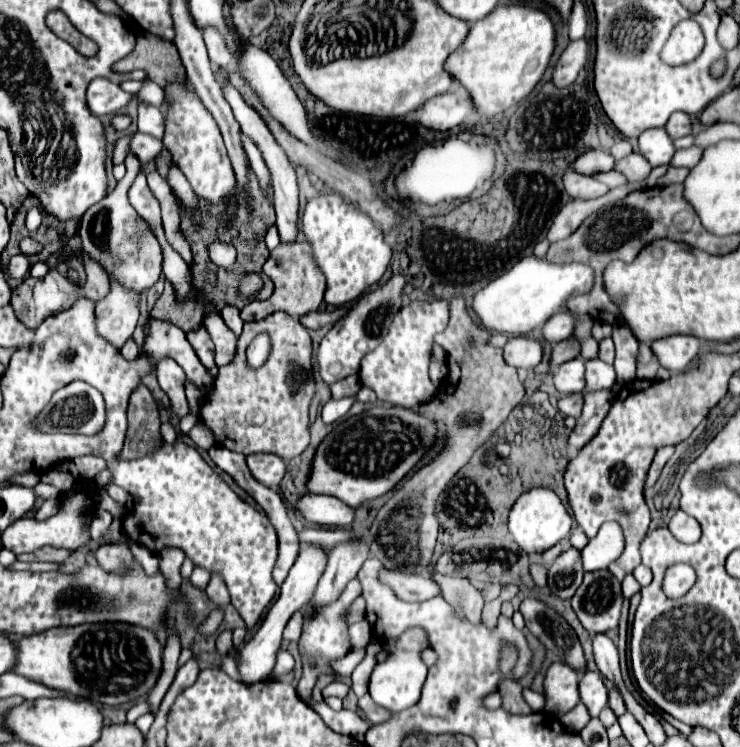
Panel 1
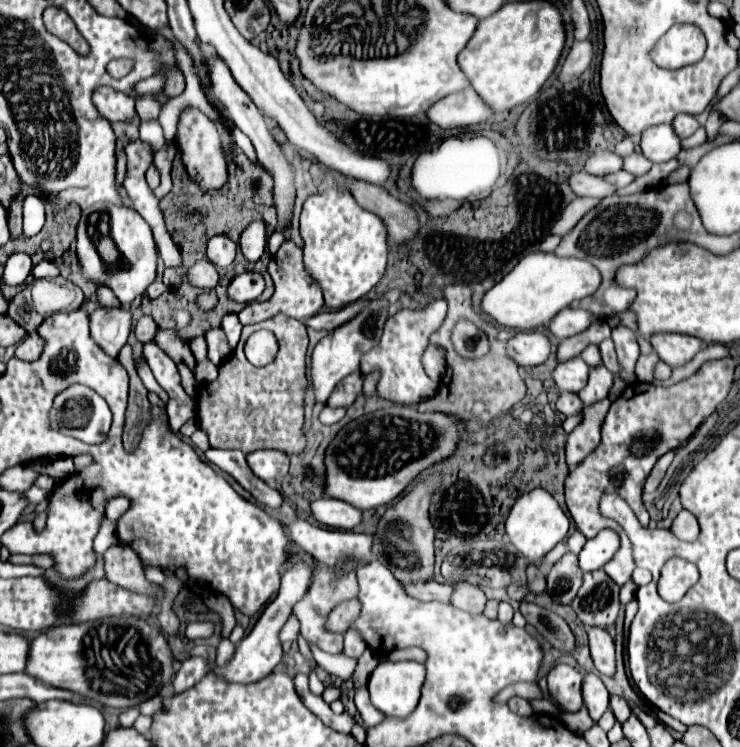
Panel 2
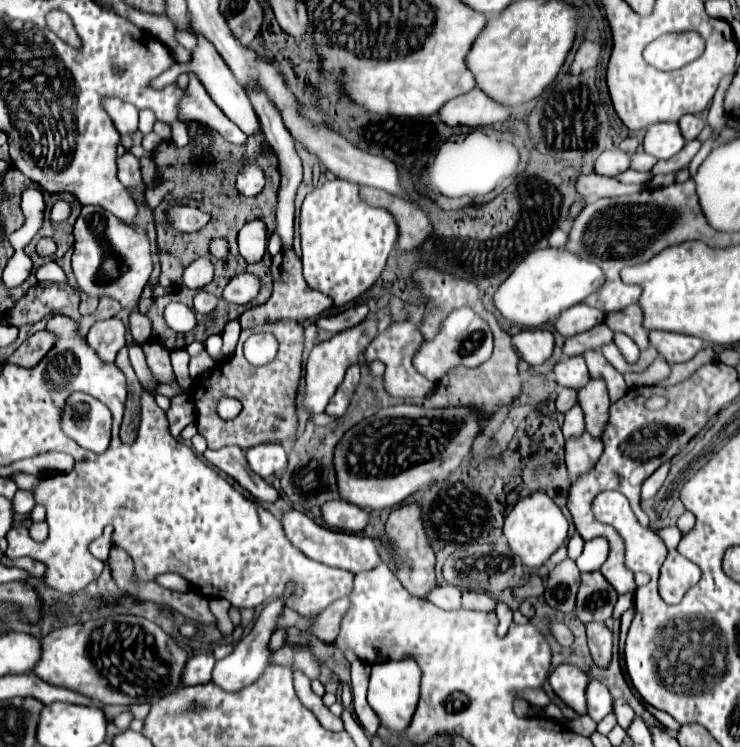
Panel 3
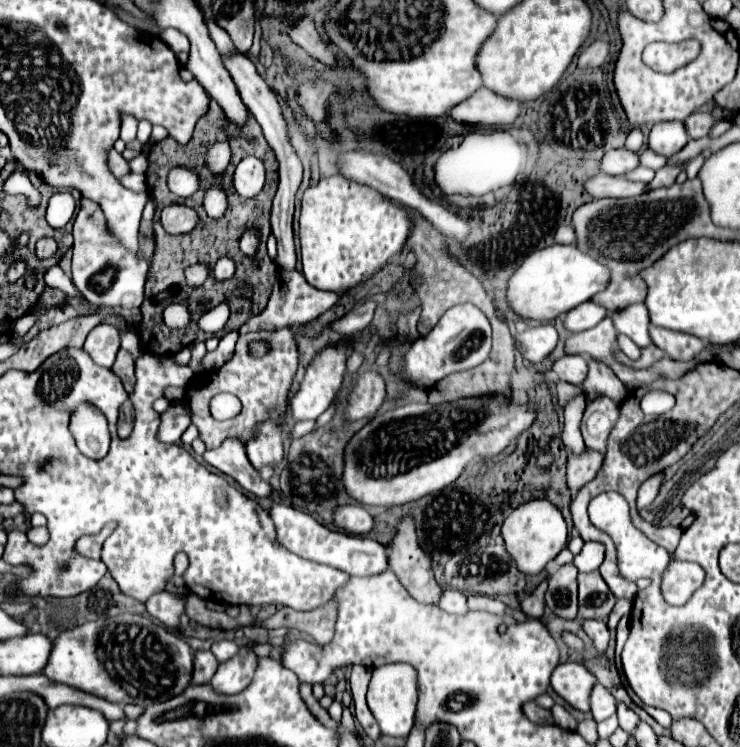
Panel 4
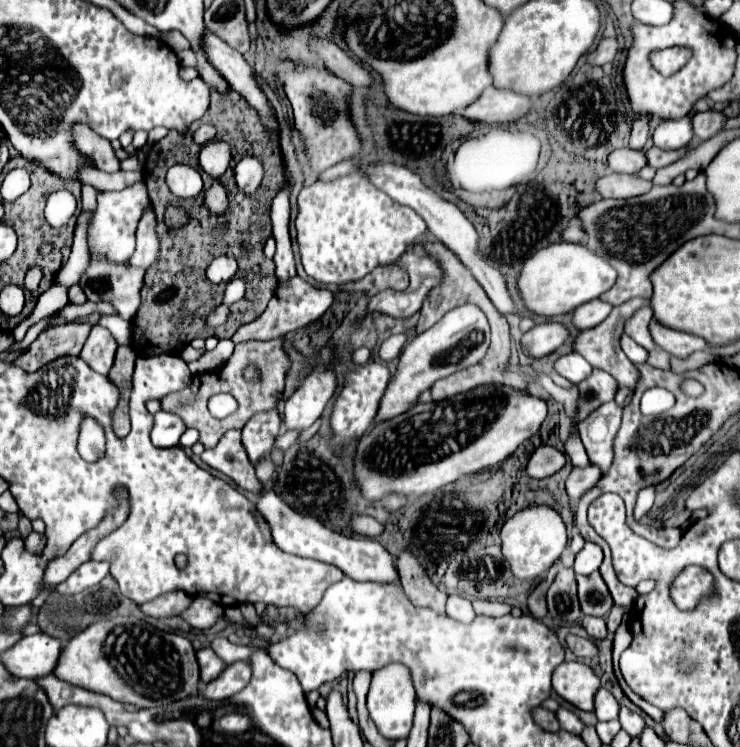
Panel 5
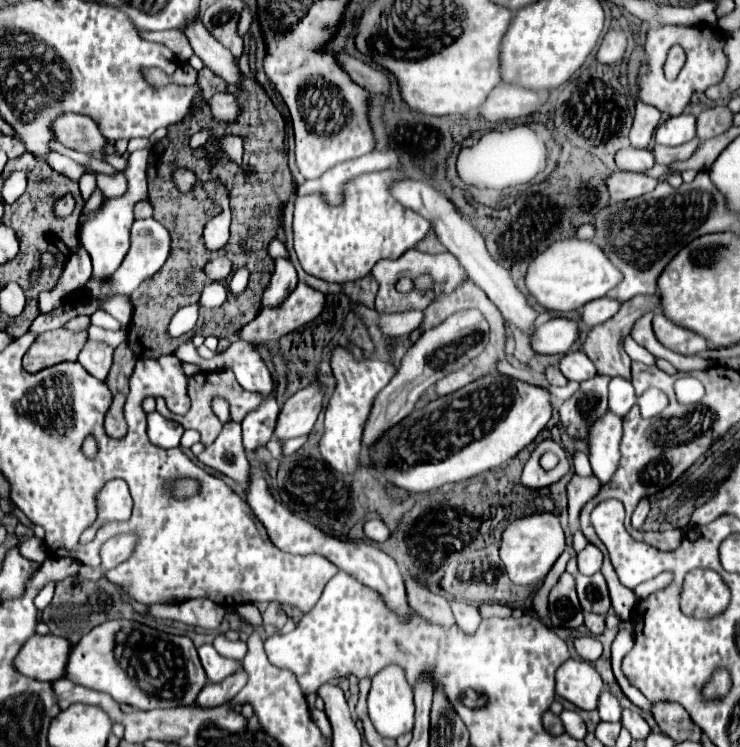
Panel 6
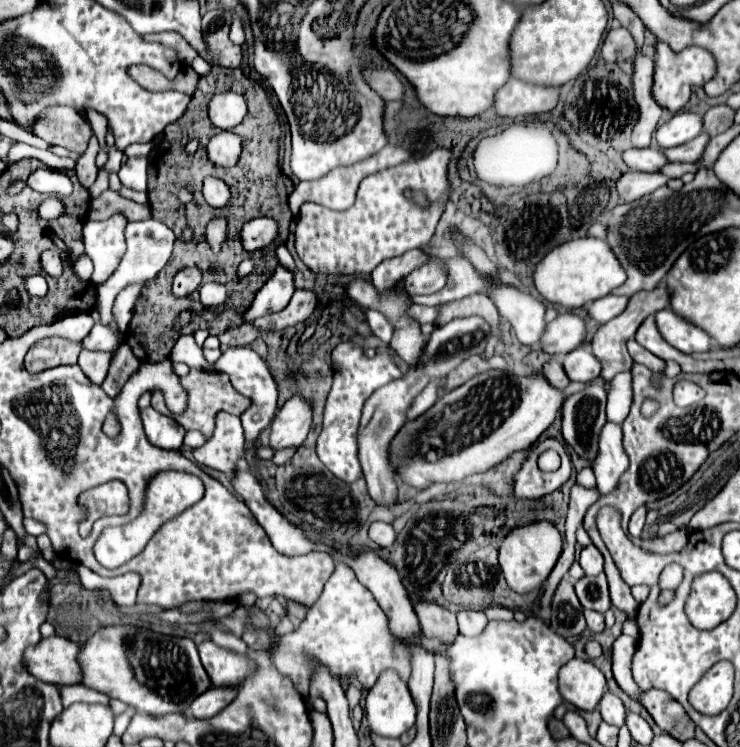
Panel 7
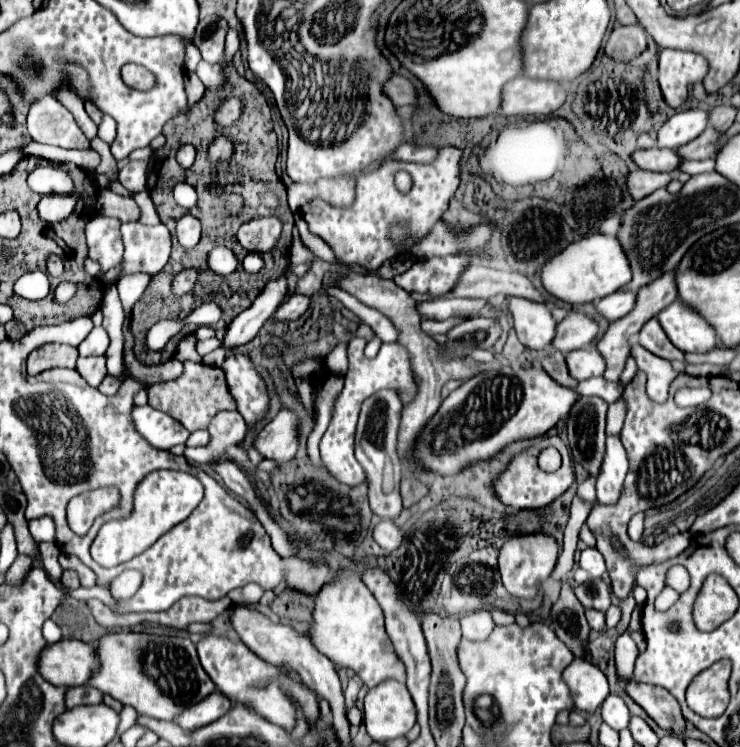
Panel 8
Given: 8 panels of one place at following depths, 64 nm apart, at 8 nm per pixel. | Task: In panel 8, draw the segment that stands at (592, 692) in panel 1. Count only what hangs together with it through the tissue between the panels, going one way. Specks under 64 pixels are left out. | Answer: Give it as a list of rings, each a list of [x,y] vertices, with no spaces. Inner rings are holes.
[[[610,694],[608,700],[602,702],[602,718],[608,726],[612,726],[614,730],[624,730],[628,728],[628,722],[630,722],[630,712],[628,712],[628,706],[624,704],[624,700],[616,694]]]

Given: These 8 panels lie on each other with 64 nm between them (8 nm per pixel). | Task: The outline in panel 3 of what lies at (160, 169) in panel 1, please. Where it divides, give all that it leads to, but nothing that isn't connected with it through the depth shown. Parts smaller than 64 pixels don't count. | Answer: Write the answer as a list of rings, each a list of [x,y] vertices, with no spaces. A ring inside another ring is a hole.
[[[162,182],[160,186],[156,186],[156,188],[148,188],[146,190],[146,200],[148,200],[148,206],[150,208],[156,208],[162,200],[164,200],[164,196],[168,194],[168,190],[172,190],[172,182]]]

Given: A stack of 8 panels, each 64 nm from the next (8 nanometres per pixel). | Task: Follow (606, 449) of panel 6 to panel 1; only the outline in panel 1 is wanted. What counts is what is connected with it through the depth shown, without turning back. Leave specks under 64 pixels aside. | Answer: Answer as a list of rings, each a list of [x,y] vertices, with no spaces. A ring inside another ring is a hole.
[[[600,358],[586,360],[586,390],[600,390],[610,388],[616,382],[616,372],[610,364],[602,362]]]

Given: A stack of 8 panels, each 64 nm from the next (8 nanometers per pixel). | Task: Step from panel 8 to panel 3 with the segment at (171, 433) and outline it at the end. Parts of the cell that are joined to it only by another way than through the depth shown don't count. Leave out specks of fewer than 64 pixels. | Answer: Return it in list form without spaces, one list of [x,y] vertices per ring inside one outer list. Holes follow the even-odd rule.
[[[176,394],[172,398],[172,404],[168,408],[168,422],[170,422],[170,430],[172,436],[180,436],[182,428],[188,426],[190,422],[196,420],[196,410],[194,410],[194,402],[188,394]]]

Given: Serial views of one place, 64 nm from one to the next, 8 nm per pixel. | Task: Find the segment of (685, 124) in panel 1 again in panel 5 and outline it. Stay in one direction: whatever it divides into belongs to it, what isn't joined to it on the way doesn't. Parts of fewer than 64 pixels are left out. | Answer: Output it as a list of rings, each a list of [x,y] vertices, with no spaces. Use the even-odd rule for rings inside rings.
[[[706,110],[706,112],[696,112],[692,116],[692,132],[694,138],[698,140],[708,140],[710,136],[718,134],[724,126],[724,114],[716,112],[716,110]]]

